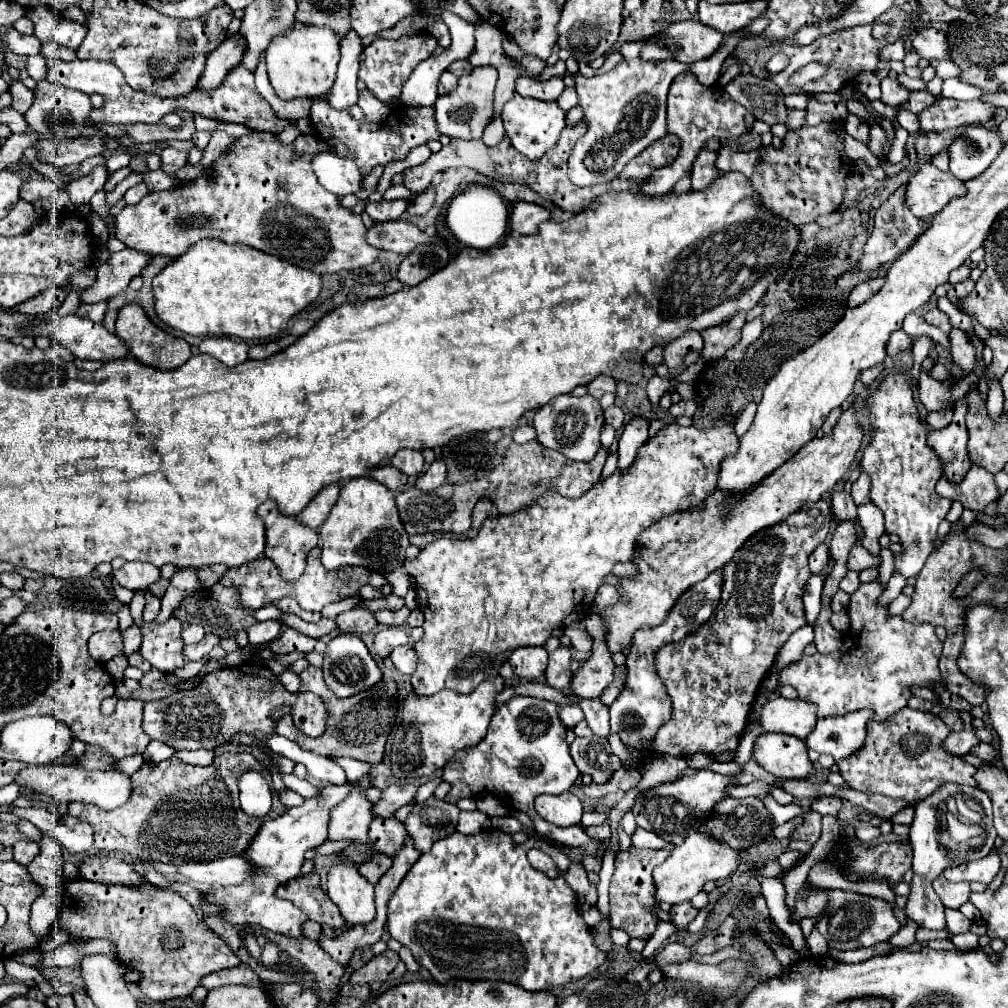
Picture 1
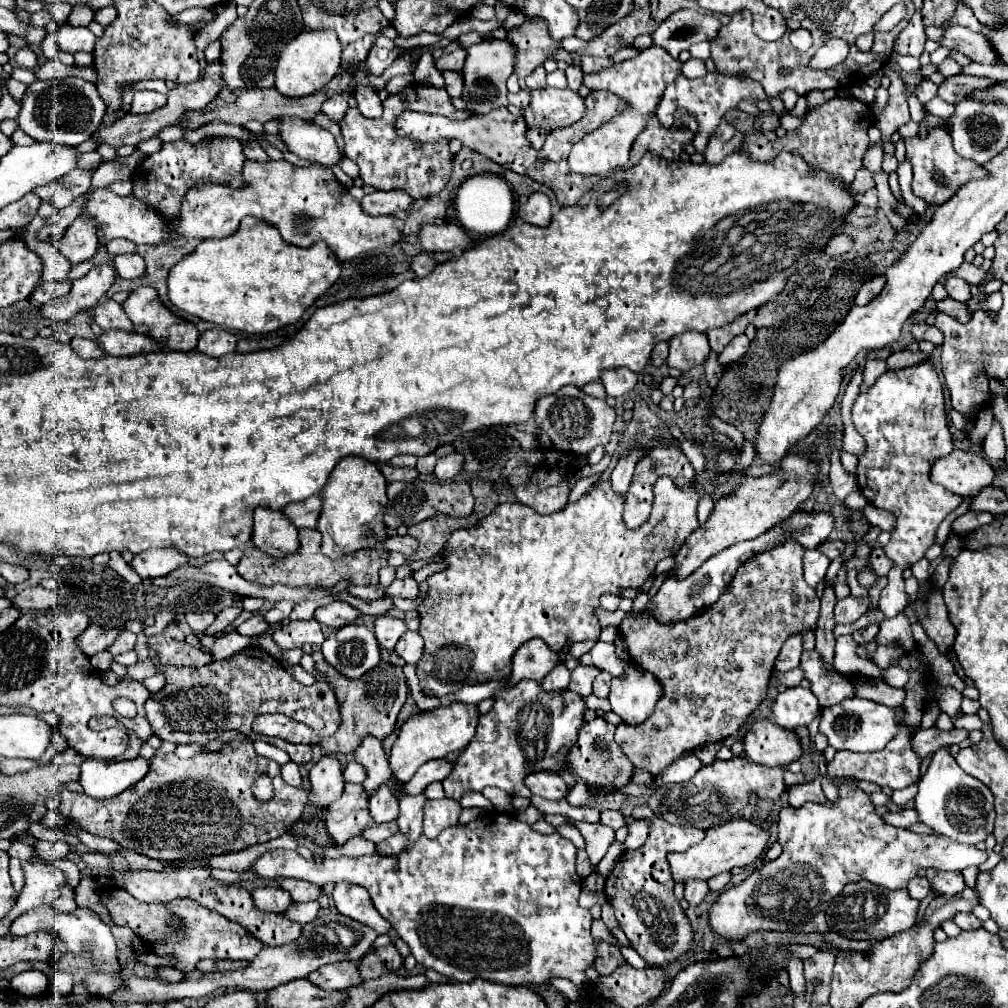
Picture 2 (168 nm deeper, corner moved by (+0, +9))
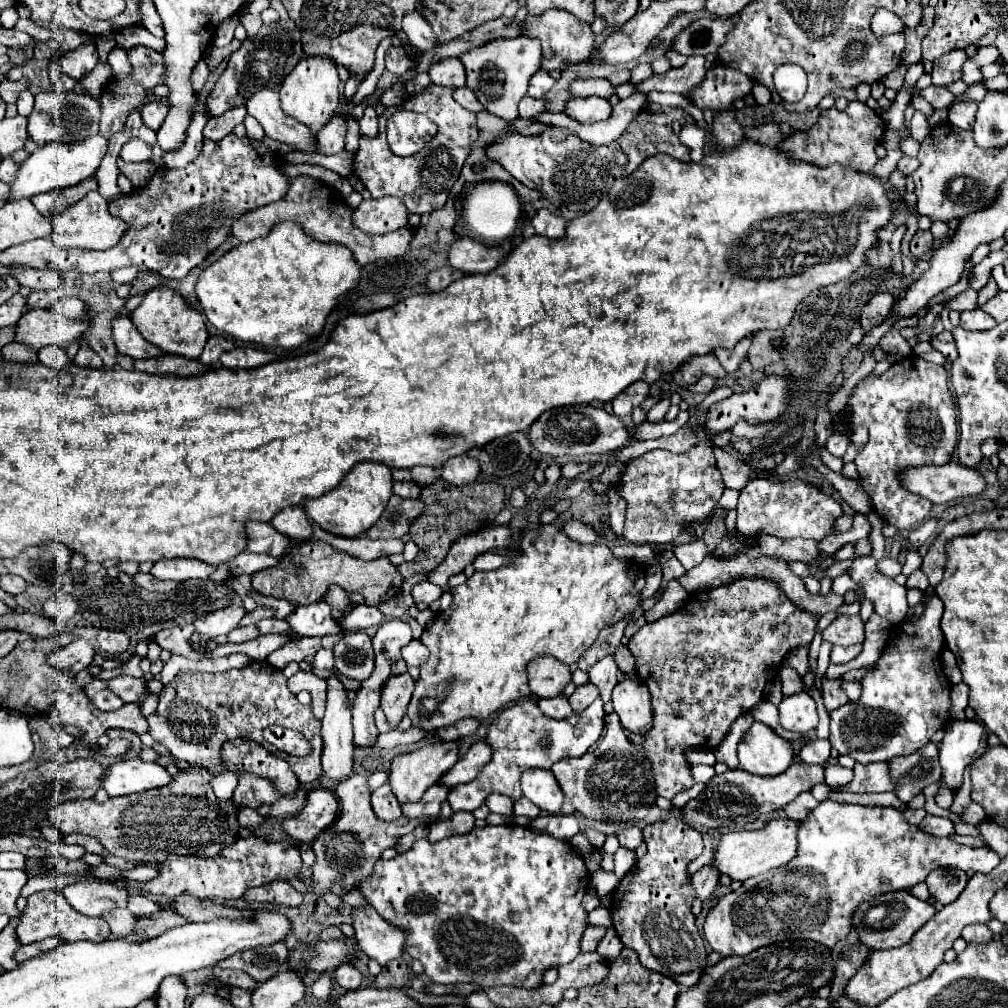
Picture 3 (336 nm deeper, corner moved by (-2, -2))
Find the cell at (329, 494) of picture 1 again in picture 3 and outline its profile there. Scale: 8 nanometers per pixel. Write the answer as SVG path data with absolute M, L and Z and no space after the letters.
M300 505L282 509L280 513L274 515L270 525L274 525L276 531L280 531L286 537L292 537L292 539L308 539L308 537L312 537L310 519L306 517L306 513L304 513L304 509Z

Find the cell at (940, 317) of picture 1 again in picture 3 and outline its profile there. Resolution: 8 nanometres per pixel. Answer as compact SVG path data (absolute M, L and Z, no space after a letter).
M972 309L972 311L964 311L960 315L960 327L968 329L968 331L986 331L996 327L998 323L984 311L980 309Z

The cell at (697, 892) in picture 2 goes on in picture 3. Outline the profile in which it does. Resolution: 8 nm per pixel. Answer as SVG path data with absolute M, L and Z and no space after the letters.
M704 865L692 875L692 885L696 889L696 897L706 901L718 885L718 871L712 865Z

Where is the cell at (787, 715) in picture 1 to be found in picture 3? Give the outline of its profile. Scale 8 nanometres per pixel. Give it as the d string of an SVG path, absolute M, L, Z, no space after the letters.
M796 693L790 697L784 697L778 705L780 709L780 723L796 731L800 735L806 735L808 731L816 729L818 725L818 713L816 713L816 703L808 693Z

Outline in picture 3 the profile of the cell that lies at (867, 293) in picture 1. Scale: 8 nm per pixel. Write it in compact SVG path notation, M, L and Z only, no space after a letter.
M890 293L874 295L862 309L862 329L868 333L874 327L882 325L890 317L890 311L894 309L894 303L896 303L896 299Z

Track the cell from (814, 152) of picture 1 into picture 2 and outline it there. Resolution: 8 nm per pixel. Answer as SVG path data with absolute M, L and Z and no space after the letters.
M832 98L808 112L804 118L802 126L798 126L792 132L786 132L786 136L778 138L776 142L766 140L762 132L754 132L744 136L740 152L748 154L750 158L758 160L772 160L778 152L786 150L792 154L798 154L806 160L806 164L816 172L826 172L830 178L838 178L844 182L844 186L850 186L854 180L856 170L862 168L862 156L868 148L868 126L872 122L872 110L868 104L858 102L858 100L842 100L842 98Z

